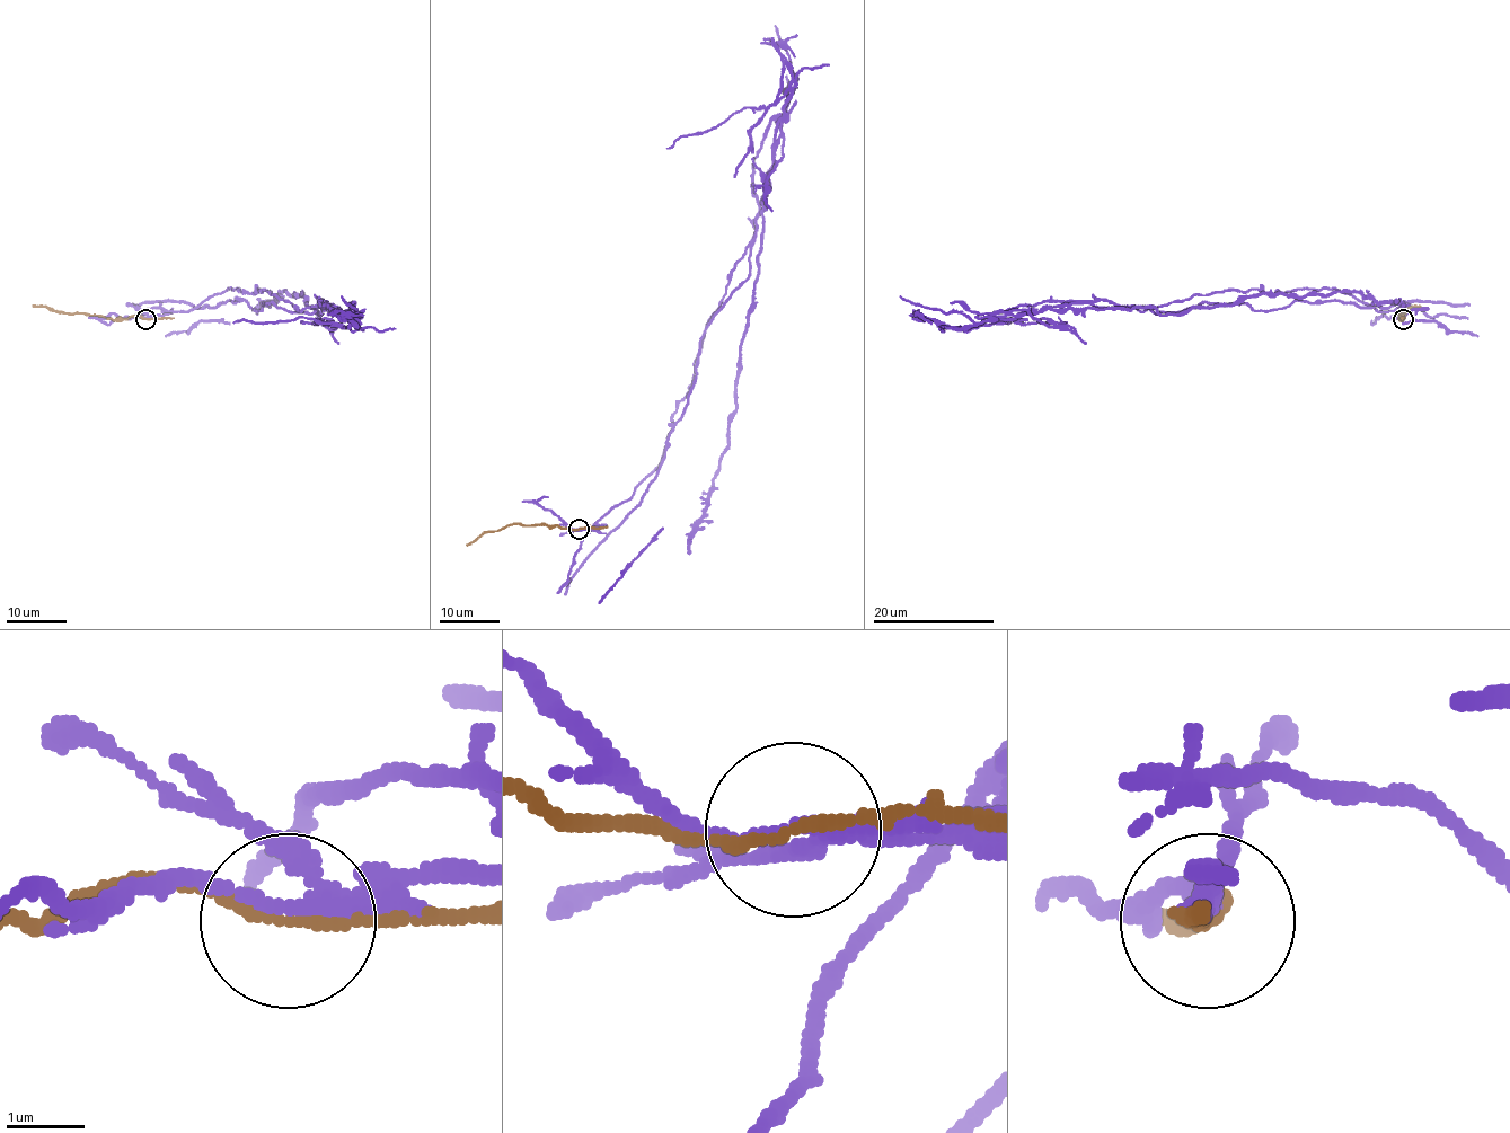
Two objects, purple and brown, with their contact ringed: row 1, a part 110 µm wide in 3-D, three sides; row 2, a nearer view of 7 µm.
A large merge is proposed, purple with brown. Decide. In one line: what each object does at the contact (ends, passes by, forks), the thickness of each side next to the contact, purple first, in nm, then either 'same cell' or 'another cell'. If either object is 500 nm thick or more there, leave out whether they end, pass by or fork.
purple forks; brown passes by; calibres 200 and 140 nm; another cell

